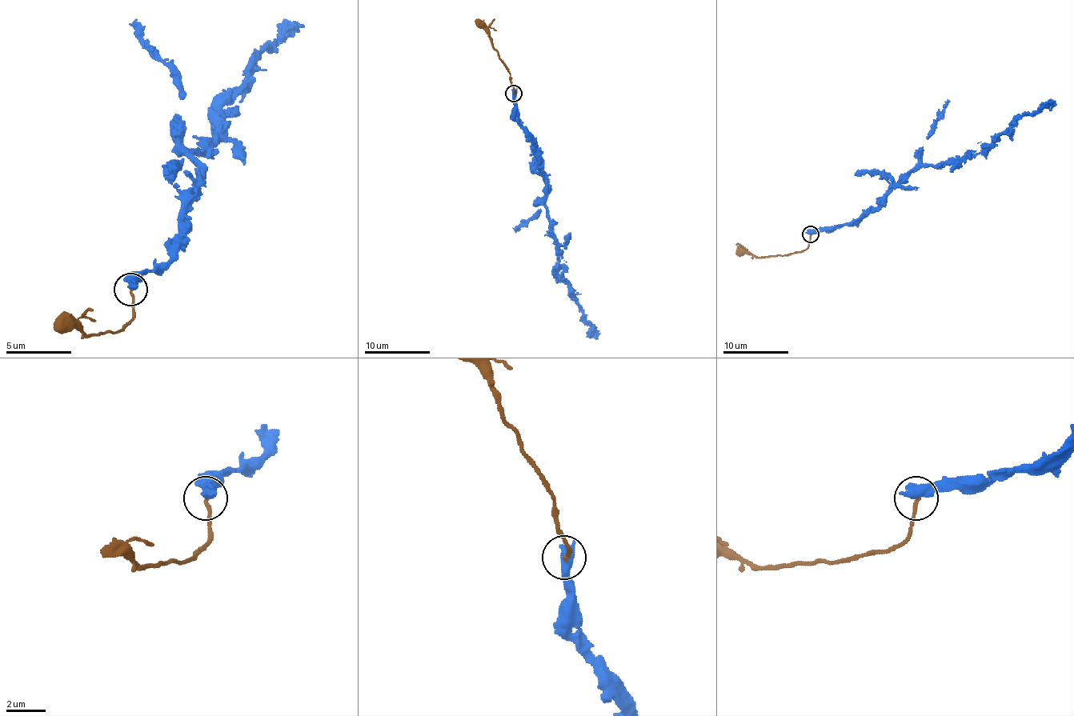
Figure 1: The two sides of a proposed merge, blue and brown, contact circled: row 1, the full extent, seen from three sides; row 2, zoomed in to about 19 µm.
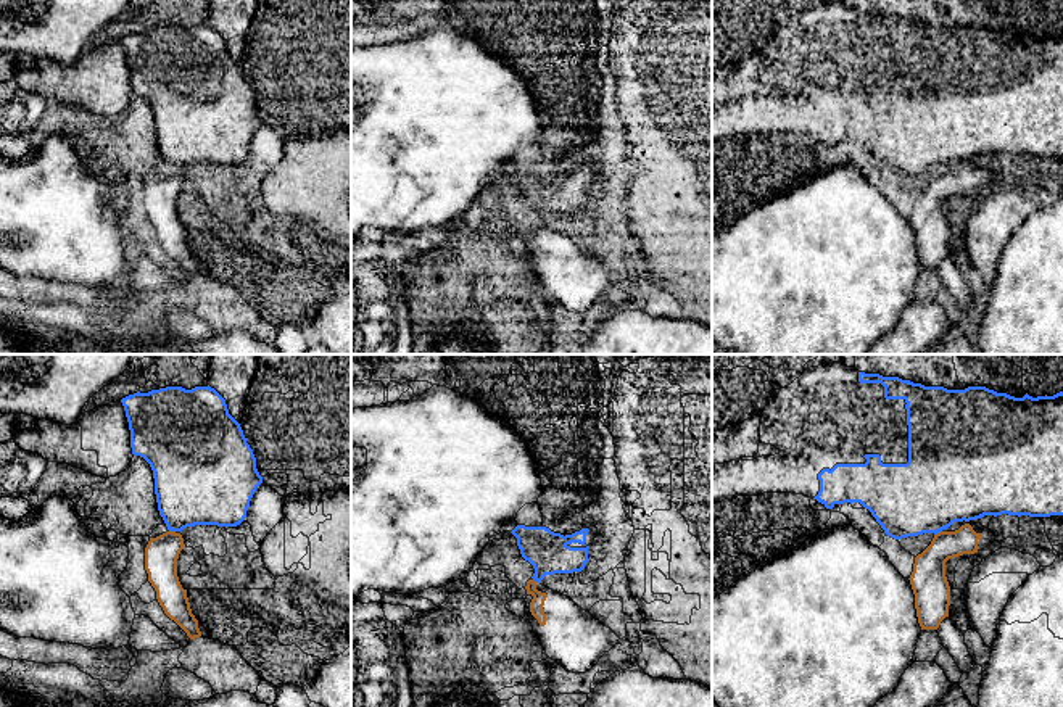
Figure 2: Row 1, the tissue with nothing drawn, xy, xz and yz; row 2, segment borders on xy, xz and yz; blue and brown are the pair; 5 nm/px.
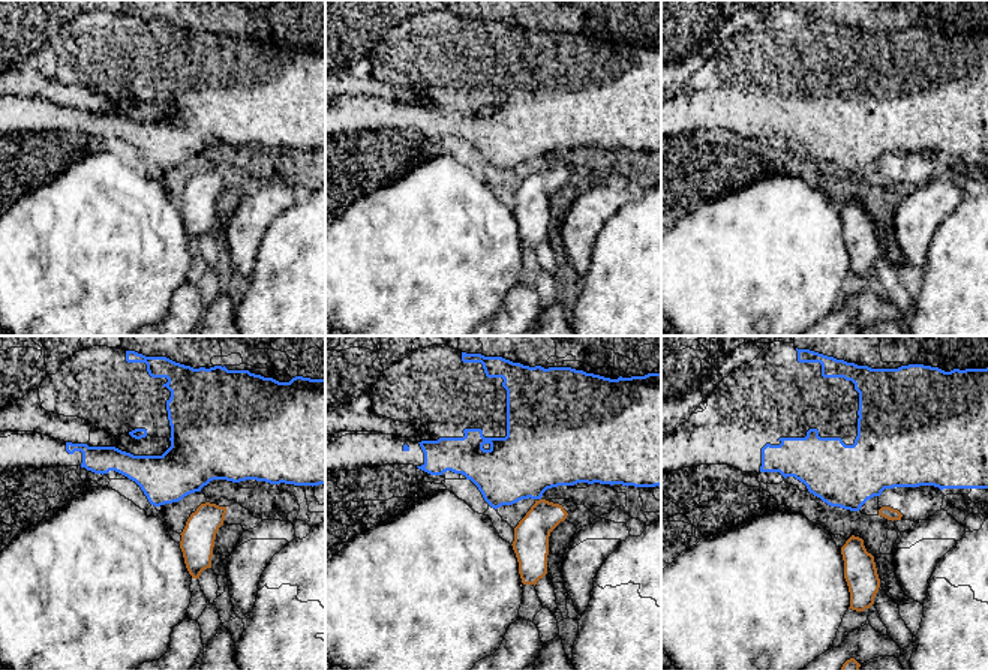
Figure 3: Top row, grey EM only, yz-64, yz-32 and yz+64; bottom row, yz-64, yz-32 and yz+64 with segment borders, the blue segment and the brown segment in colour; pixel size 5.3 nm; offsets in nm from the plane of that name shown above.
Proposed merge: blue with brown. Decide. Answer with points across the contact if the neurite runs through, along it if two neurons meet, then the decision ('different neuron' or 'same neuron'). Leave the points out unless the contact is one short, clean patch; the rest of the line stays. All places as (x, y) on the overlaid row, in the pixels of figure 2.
border along yz (941, 530), (934, 535); different neuron

